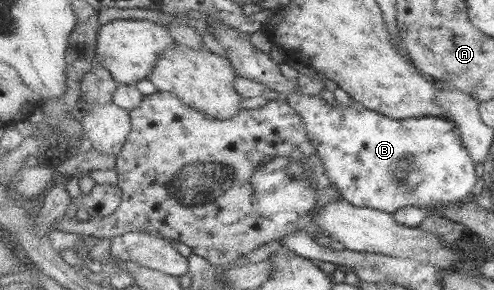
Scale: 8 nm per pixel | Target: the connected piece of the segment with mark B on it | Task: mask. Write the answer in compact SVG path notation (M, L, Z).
M298 93L291 95L288 101L302 115L310 139L332 178L333 186L352 205L393 214L406 206L416 206L434 215L444 204L473 199L472 189L478 181L476 163L464 145L461 129L450 119L428 116L398 120L366 107L354 109L339 105L324 93Z

